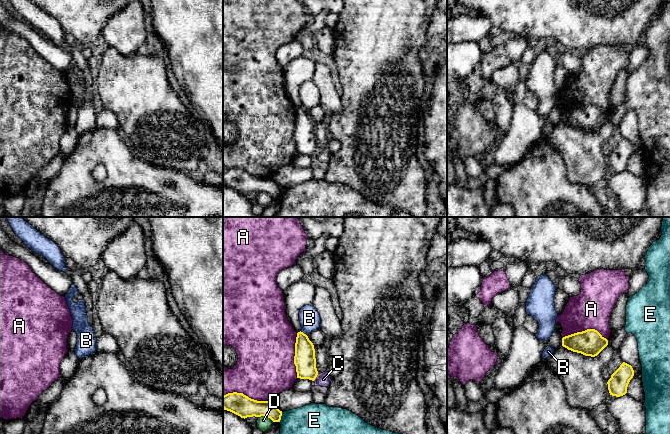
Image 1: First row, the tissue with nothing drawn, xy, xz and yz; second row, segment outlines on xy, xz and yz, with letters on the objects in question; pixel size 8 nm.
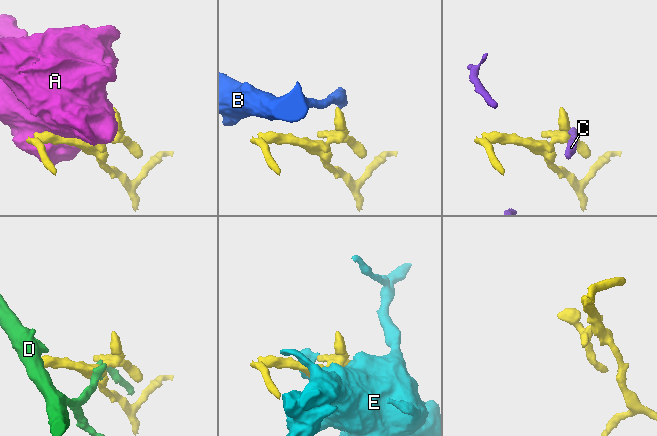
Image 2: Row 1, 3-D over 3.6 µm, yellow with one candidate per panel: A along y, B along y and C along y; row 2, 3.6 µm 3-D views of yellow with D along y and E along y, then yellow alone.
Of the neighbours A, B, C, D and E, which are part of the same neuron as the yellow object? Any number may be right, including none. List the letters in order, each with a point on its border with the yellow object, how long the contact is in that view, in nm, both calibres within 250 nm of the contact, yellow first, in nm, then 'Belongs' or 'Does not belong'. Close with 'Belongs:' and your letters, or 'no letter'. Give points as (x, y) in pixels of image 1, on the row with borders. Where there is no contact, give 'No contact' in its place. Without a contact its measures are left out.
A: Touches yellow at xz (247, 396). Shared border 400 nm. Thickness 170 nm (yellow) against 440 nm. Does not belong
B: Touches yellow at xz (302, 332). Shared border 70 nm. Thickness 170 nm (yellow) against 170 nm. Does not belong
C: Touches yellow at xz (316, 376). Shared border 70 nm. Thickness 170 nm (yellow) against 110 nm. Does not belong
D: Touches yellow at xz (266, 416). Shared border 140 nm. Thickness 170 nm (yellow) against 120 nm. Does not belong
E: Touches yellow at xz (280, 417). Shared border 80 nm. Thickness 140 nm (yellow) against 240 nm. Does not belong
Belongs: no letter

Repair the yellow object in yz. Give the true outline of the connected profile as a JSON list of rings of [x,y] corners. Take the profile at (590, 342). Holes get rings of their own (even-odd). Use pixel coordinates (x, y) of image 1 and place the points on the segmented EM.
[[[587,329],[562,338],[563,347],[591,357],[597,356],[607,345],[608,340],[595,329]]]

